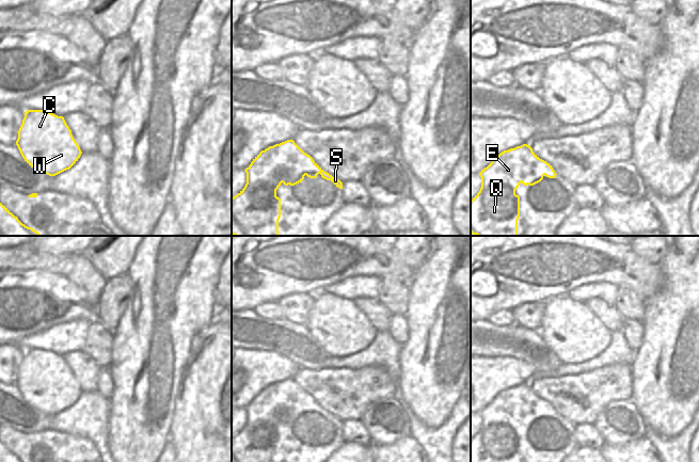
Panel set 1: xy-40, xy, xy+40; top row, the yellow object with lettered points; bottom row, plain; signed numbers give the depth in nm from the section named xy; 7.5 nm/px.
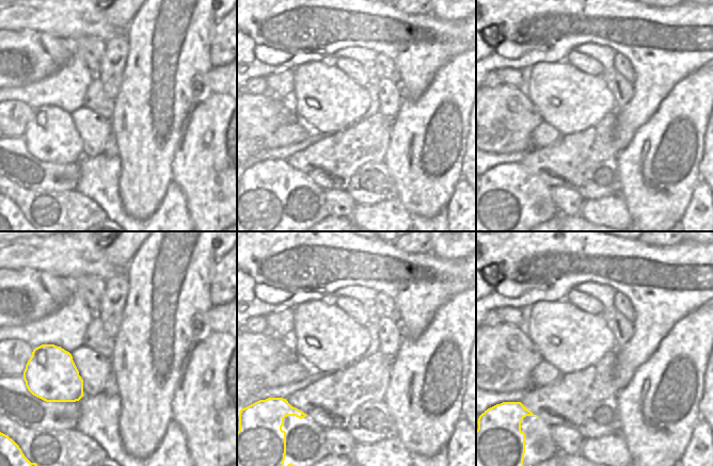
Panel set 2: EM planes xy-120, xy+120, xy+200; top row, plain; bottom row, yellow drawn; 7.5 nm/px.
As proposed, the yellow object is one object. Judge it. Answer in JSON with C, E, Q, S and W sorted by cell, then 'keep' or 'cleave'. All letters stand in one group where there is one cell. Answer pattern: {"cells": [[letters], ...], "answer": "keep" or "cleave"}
{"cells": [["C", "W"], ["E", "Q", "S"]], "answer": "cleave"}

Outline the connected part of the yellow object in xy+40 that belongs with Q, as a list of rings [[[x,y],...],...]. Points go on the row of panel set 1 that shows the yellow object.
[[[523,144],[502,152],[481,170],[481,188],[471,200],[471,233],[474,236],[519,236],[520,196],[515,190],[522,182],[534,186],[545,175],[555,178],[552,165]]]

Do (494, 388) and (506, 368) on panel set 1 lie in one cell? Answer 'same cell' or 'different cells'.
different cells

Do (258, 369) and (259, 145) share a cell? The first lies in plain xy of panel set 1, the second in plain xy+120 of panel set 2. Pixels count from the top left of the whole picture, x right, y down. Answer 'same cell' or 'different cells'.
different cells

